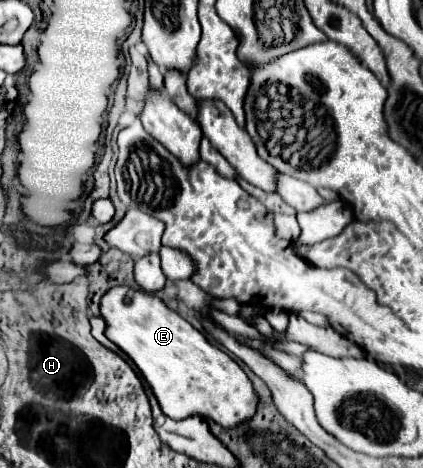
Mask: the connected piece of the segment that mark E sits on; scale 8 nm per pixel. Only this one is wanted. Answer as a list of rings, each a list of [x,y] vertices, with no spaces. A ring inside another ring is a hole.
[[[116,286],[102,296],[102,316],[108,322],[108,338],[116,342],[136,364],[136,368],[144,374],[150,384],[162,412],[172,420],[184,420],[188,416],[200,416],[214,420],[222,428],[230,430],[254,418],[258,406],[258,394],[246,376],[246,372],[220,348],[208,342],[206,334],[196,330],[188,320],[184,320],[178,312],[170,310],[156,294],[132,290],[128,286]]]

